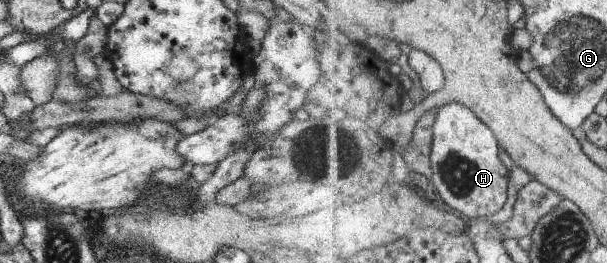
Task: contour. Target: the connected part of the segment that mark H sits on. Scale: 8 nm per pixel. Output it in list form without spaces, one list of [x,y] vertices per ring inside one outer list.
[[[448,103],[439,109],[435,124],[432,127],[434,144],[431,152],[432,178],[431,188],[436,189],[443,201],[466,216],[471,222],[477,219],[496,215],[504,209],[508,201],[508,183],[510,183],[510,171],[506,169],[504,161],[500,159],[499,139],[470,107],[464,103]]]

